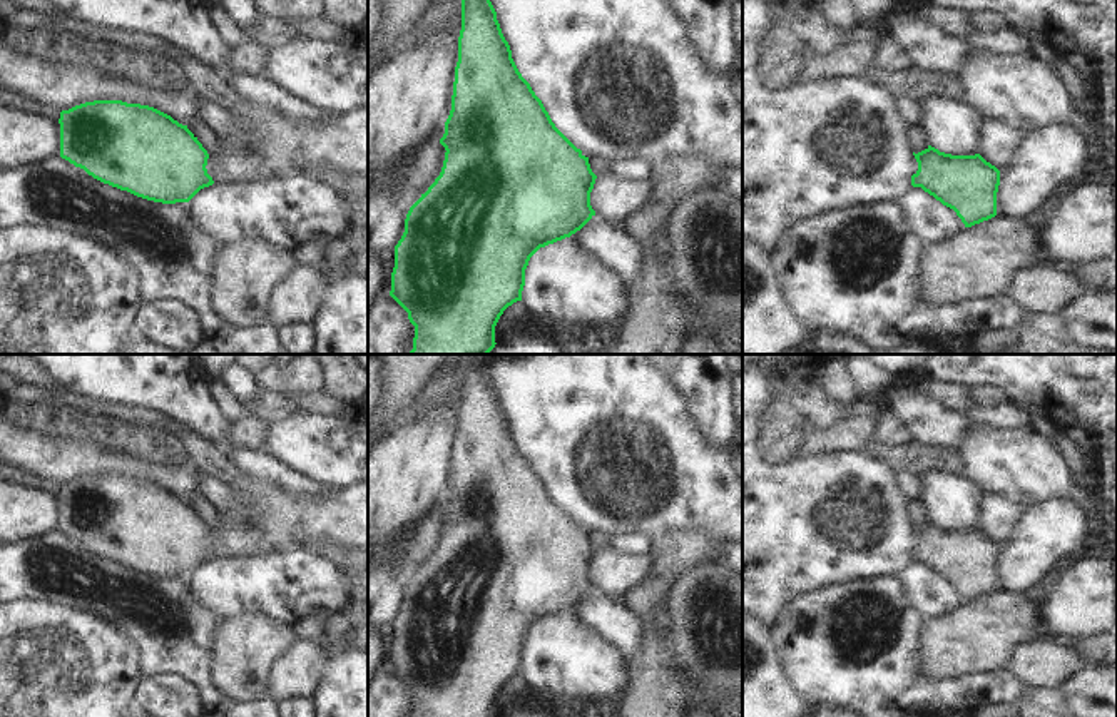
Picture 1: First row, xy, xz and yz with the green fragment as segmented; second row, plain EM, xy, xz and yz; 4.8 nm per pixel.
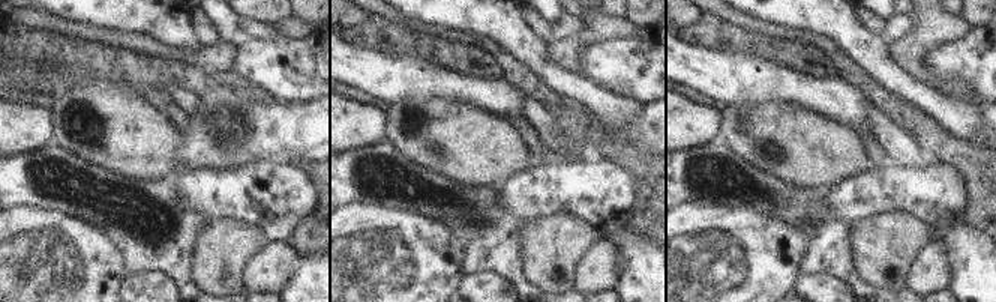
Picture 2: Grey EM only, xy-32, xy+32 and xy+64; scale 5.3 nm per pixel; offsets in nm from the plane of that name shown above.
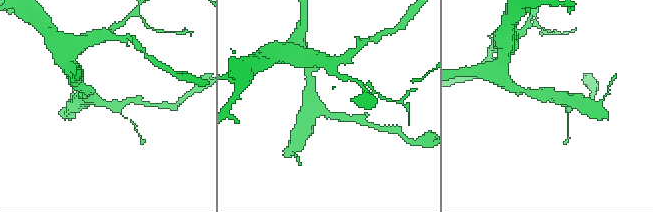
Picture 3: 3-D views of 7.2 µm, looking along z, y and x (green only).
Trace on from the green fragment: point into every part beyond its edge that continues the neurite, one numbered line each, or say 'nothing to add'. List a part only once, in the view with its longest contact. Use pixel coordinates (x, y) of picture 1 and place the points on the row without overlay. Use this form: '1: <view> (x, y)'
nothing to add

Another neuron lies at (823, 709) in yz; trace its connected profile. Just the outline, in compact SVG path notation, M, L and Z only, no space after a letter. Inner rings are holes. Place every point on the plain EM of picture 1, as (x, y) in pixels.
M819 702L816 705L808 705L796 717L866 717L866 714L863 714L849 705L838 705L833 702Z

